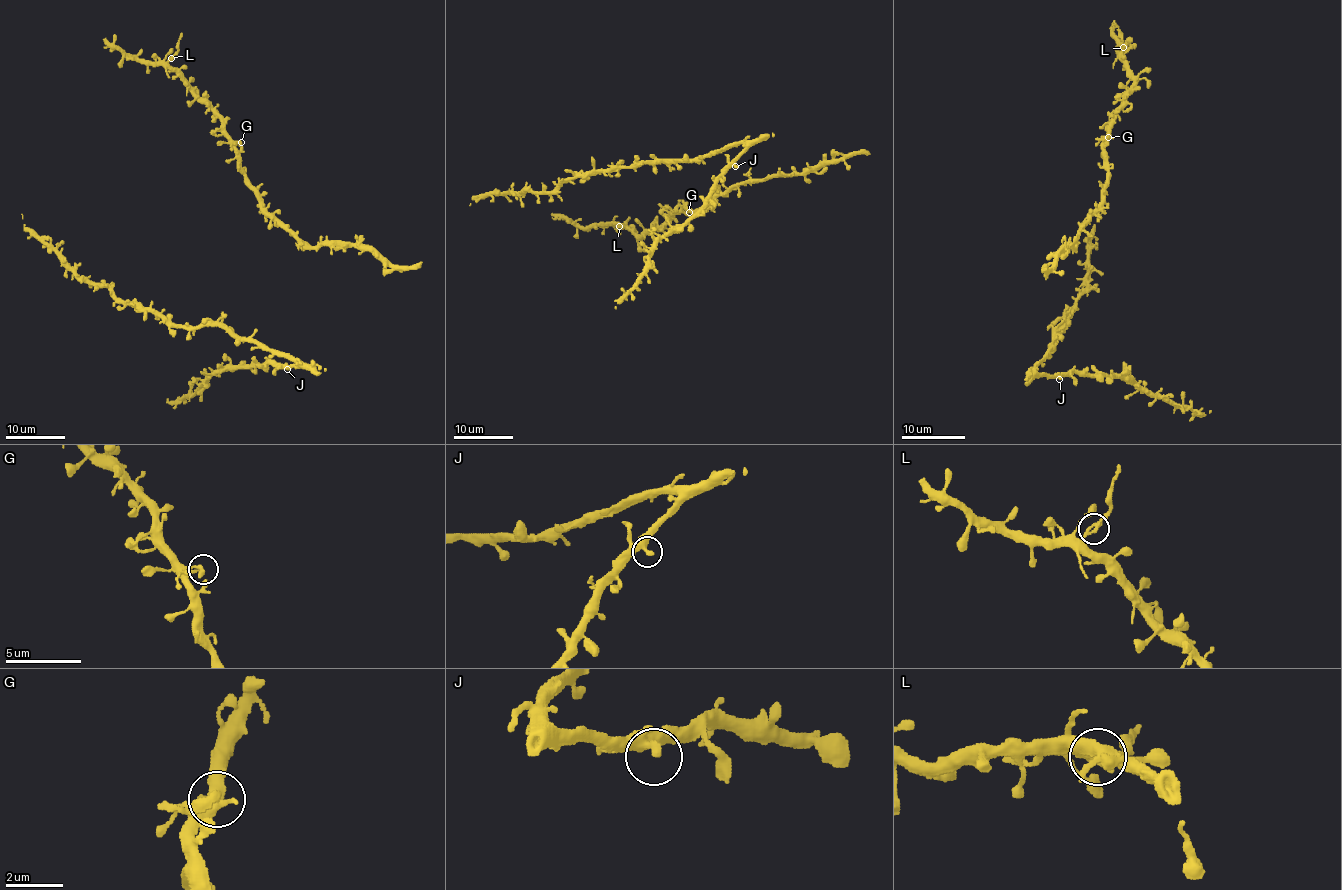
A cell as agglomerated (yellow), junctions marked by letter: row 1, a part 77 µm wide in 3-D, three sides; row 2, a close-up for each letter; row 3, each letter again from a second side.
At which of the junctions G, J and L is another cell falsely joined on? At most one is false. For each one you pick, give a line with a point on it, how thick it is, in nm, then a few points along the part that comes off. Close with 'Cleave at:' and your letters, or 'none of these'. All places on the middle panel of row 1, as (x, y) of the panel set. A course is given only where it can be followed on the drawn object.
L: (619, 226) | 240 nm
Cleave at: L

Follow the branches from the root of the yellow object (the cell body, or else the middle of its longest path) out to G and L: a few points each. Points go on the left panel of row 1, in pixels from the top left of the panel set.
G: (299, 249), (302, 242), (263, 208), (259, 191), (239, 166), (241, 142)
L: (299, 249), (302, 242), (263, 208), (259, 191), (239, 166), (239, 151), (224, 123), (168, 64), (171, 58)

